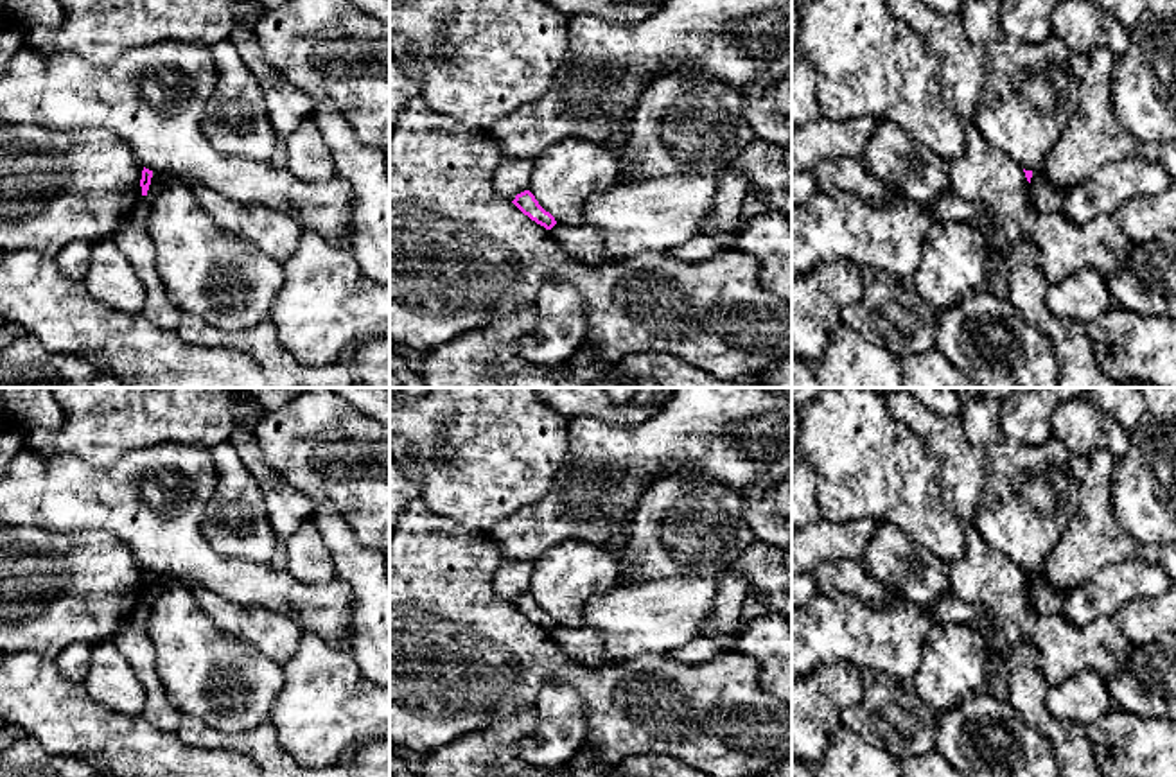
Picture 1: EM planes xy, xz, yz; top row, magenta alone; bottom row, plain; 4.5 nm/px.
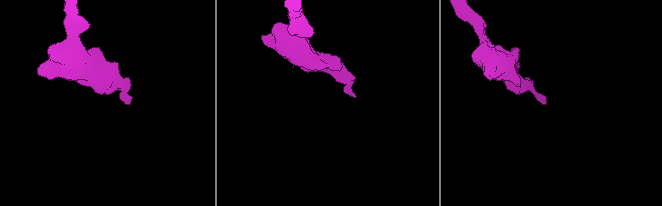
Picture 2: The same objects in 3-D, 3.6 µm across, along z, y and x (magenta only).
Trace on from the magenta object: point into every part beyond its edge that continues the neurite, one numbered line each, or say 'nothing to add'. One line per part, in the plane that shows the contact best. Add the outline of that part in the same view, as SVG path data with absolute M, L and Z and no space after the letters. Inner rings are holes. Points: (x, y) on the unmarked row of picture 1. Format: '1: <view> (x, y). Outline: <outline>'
nothing to add

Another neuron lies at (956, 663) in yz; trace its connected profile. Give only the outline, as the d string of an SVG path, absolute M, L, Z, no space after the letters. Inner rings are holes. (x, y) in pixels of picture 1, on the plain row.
M934 624L912 677L914 693L941 714L970 702L989 673L989 648L971 624Z

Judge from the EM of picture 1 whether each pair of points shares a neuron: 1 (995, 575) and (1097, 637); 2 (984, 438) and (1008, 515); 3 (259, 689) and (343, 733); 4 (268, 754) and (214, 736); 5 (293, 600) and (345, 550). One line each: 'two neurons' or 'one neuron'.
1: one neuron
2: one neuron
3: two neurons
4: one neuron
5: two neurons

